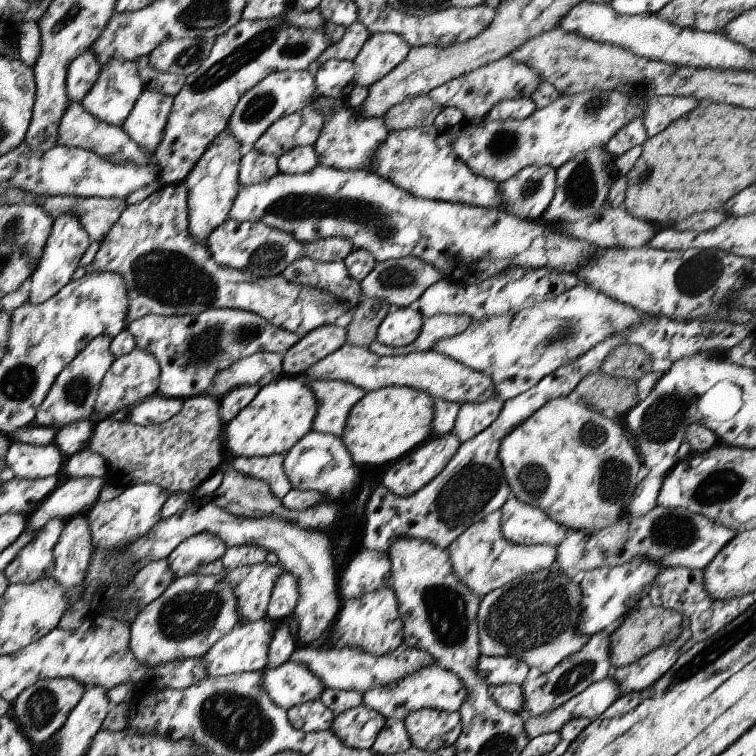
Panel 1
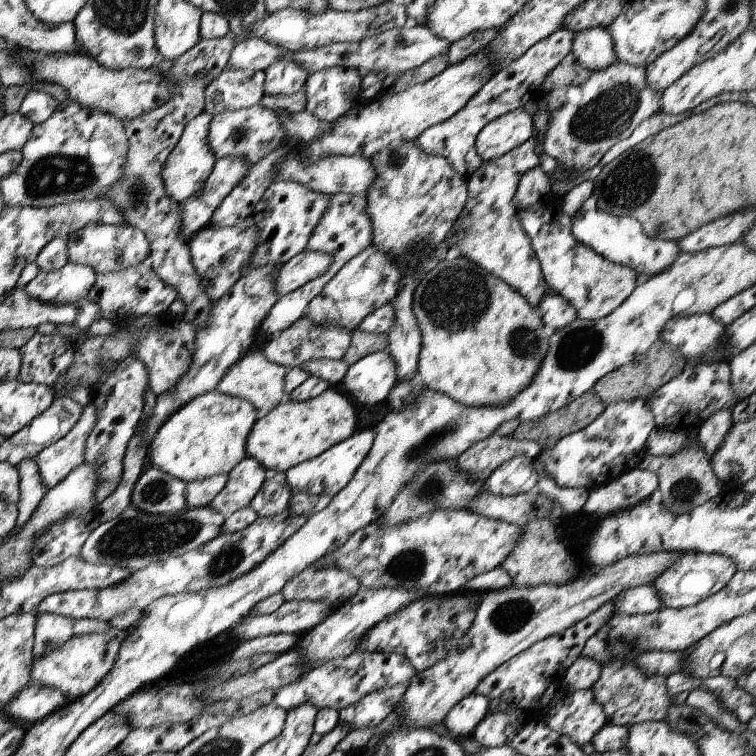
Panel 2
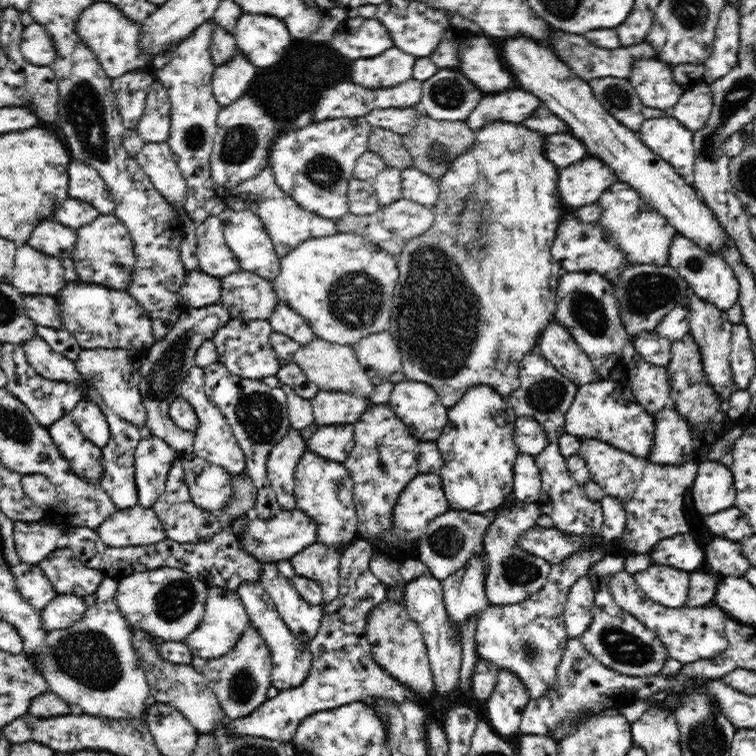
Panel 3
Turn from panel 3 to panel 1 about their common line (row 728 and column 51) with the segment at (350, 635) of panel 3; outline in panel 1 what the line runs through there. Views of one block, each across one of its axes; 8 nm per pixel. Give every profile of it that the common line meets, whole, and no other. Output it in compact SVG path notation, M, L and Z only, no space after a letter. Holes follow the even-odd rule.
M59 213L50 226L41 258L29 276L31 284L29 284L30 291L27 301L37 305L65 286L71 280L71 274L75 268L84 261L84 252L89 243L88 234L81 226L78 216L73 216L71 213Z

